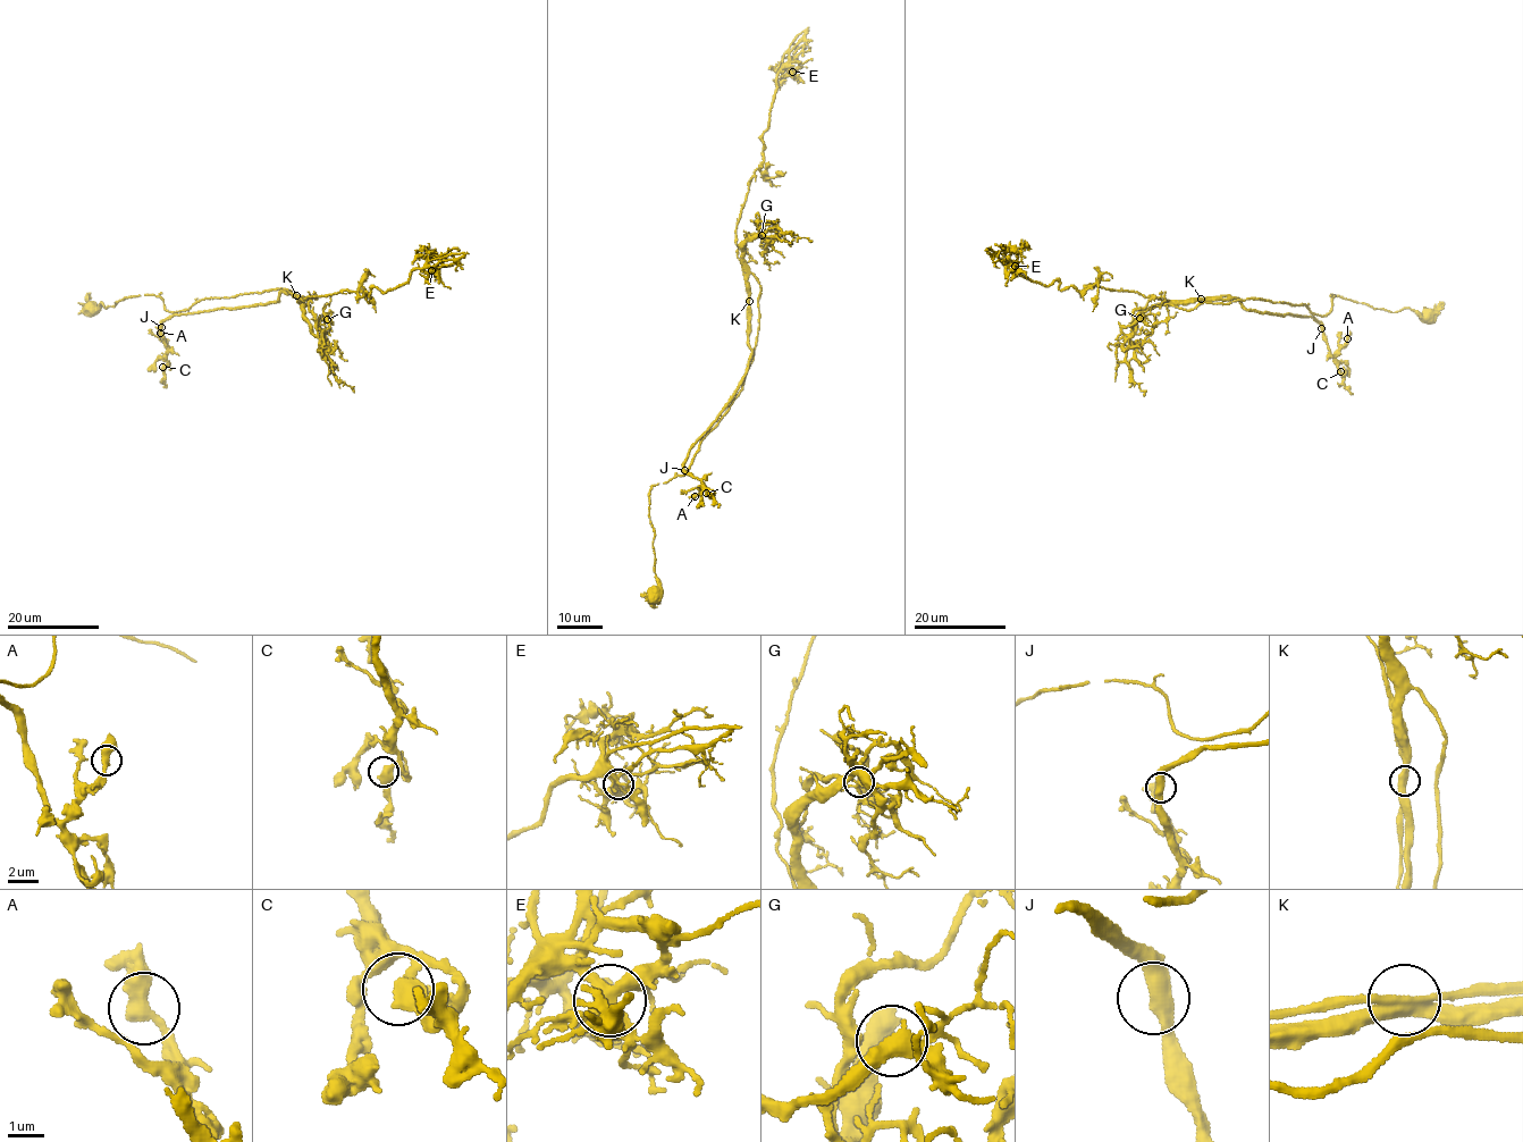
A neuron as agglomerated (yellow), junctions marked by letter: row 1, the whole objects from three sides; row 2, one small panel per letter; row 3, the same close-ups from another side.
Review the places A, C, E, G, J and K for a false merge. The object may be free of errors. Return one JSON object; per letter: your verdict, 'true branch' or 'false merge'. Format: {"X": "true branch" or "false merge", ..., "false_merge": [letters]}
{"A": "true branch", "C": "true branch", "E": "true branch", "G": "true branch", "J": "true branch", "K": "false merge", "false_merge": ["K"]}

